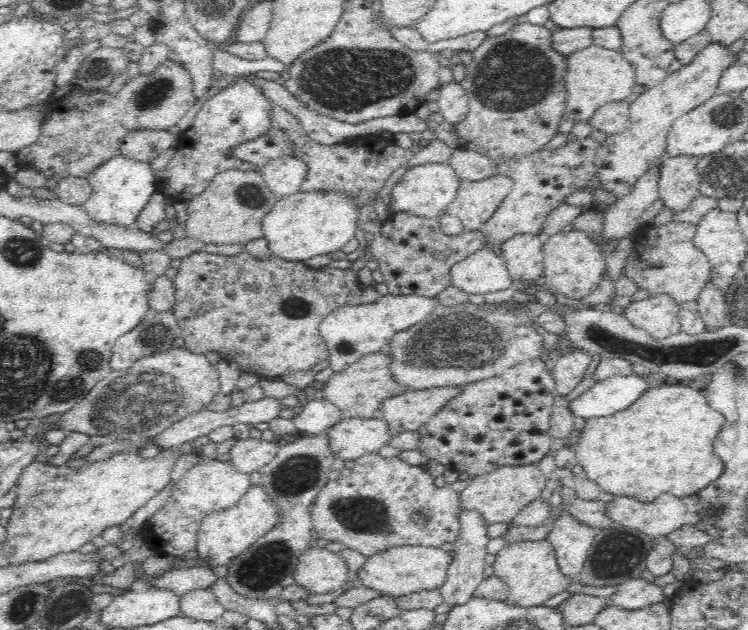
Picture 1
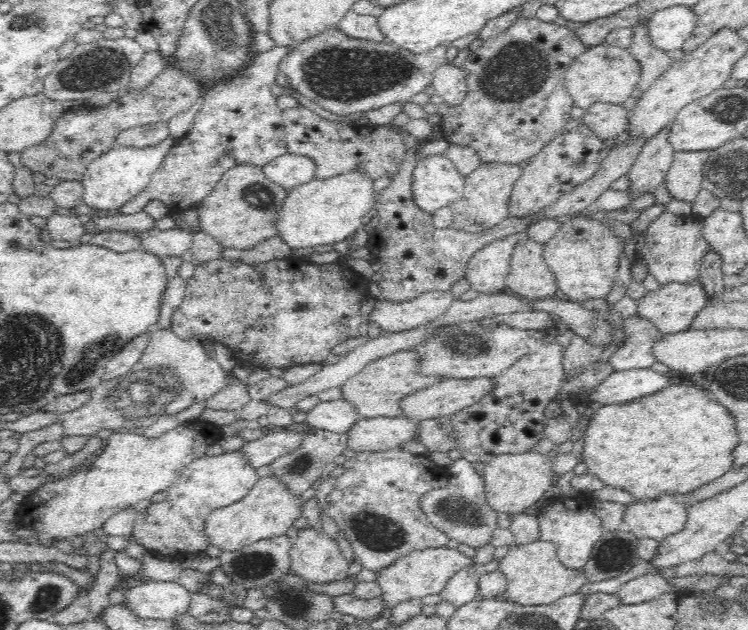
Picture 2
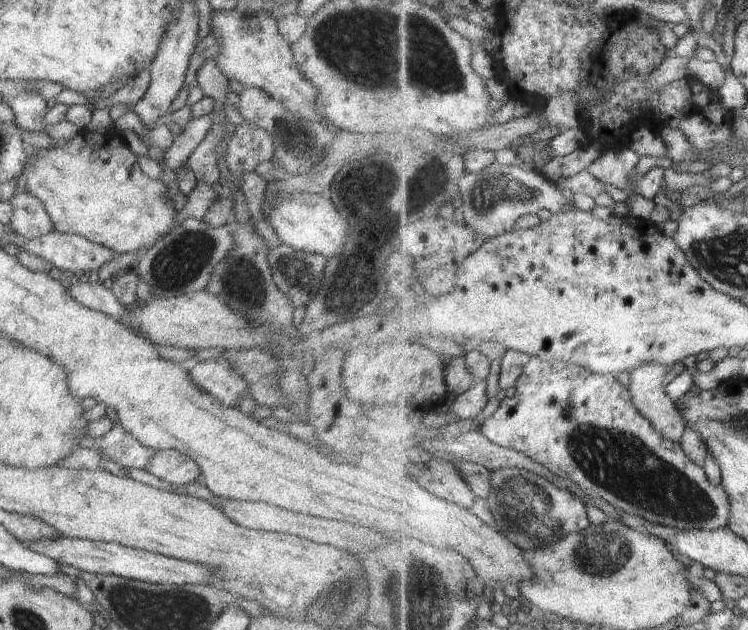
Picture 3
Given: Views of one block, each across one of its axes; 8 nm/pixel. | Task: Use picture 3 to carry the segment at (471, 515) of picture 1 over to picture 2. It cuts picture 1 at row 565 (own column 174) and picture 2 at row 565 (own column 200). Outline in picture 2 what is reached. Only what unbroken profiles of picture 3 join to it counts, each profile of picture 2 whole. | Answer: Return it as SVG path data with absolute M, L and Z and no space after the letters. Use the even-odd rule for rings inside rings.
M478 565L466 566L448 580L439 596L454 605L456 609L461 608L464 604L478 598L480 577L481 571Z

